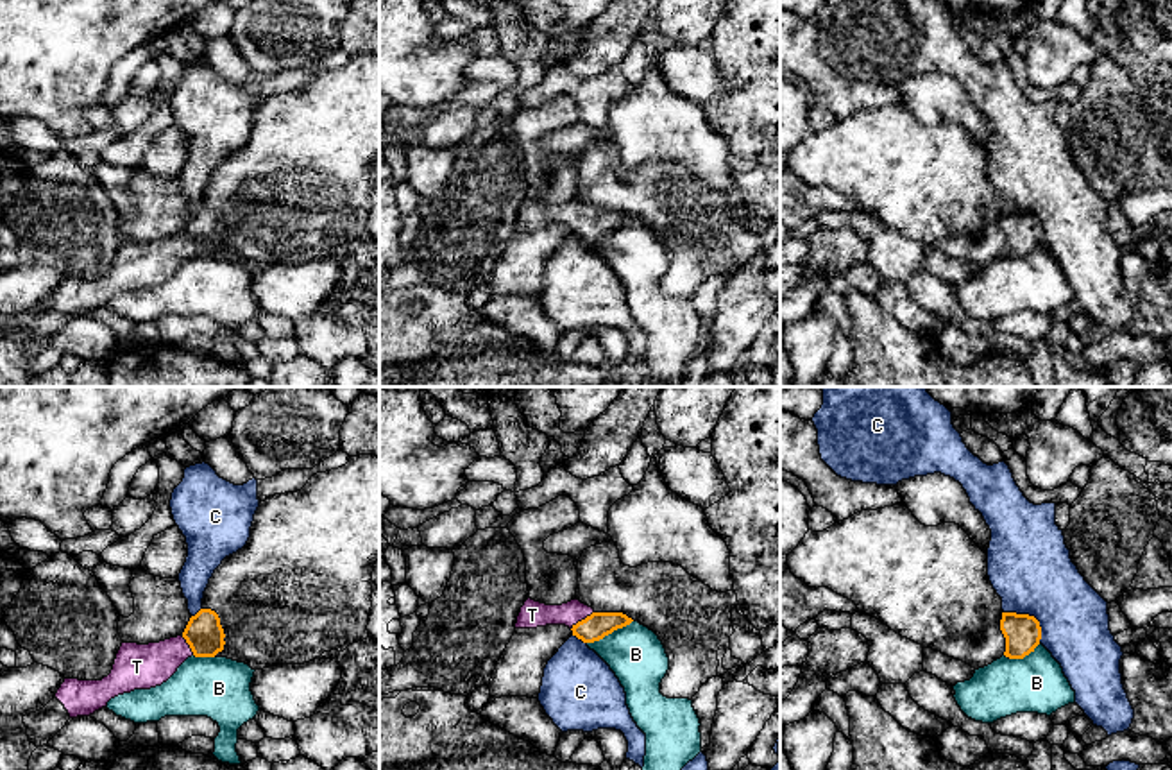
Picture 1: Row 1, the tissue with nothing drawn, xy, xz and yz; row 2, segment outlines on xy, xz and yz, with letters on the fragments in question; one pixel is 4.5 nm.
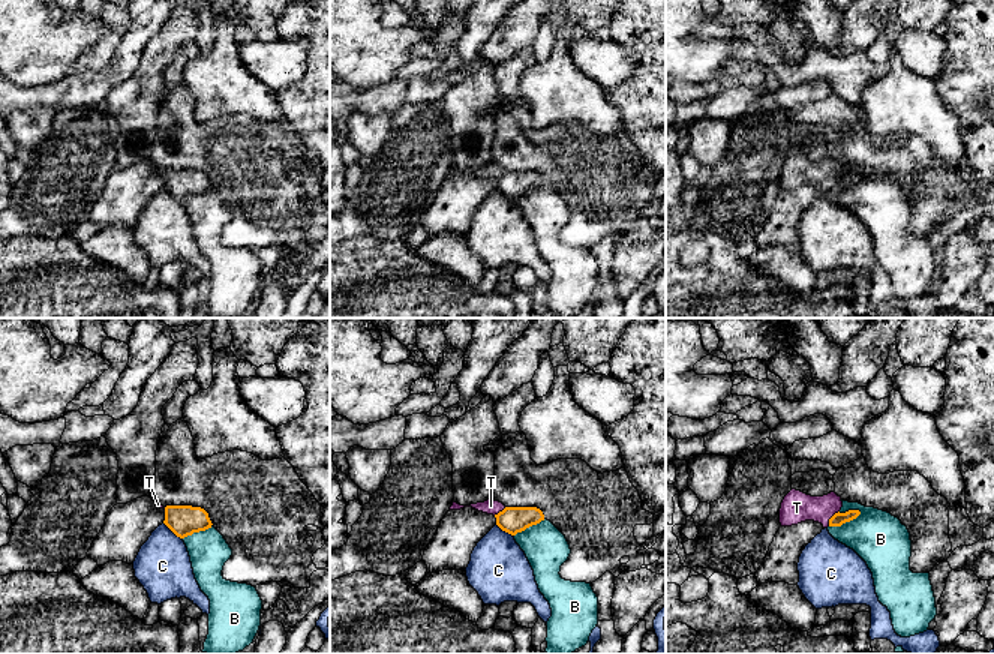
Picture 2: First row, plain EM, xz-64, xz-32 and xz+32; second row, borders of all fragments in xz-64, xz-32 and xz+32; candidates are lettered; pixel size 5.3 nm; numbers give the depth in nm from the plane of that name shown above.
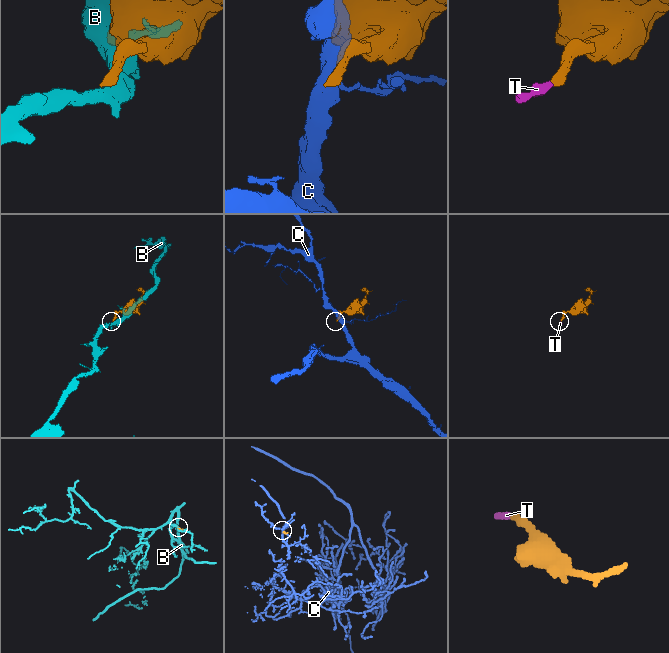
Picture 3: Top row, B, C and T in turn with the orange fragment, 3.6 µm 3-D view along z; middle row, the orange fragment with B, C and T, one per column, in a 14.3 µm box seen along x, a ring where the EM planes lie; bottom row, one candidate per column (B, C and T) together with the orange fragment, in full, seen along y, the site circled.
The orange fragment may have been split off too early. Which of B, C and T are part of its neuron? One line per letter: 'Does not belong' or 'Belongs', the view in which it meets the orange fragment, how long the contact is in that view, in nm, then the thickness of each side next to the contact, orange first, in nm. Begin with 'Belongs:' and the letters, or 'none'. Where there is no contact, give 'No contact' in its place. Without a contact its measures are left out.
Belongs: T
B: Does not belong. Touches orange in xz. Shared border 240 nm. Thickness 120 nm (orange) against 260 nm
C: Does not belong. Touches orange in yz. Shared border 220 nm. Thickness 170 nm (orange) against 380 nm
T: Belongs. Touches orange in xz. Shared border 130 nm. Thickness 120 nm (orange) against 120 nm

